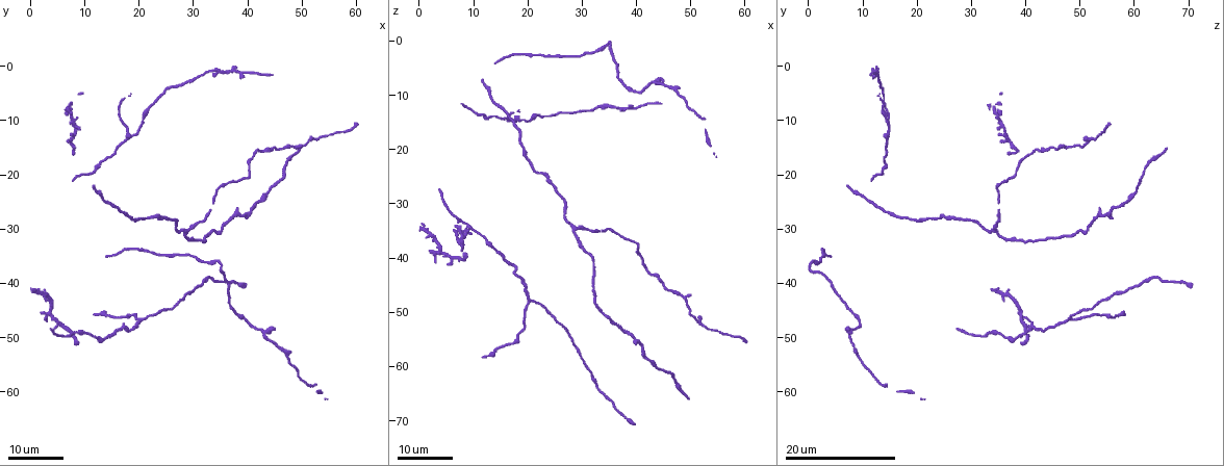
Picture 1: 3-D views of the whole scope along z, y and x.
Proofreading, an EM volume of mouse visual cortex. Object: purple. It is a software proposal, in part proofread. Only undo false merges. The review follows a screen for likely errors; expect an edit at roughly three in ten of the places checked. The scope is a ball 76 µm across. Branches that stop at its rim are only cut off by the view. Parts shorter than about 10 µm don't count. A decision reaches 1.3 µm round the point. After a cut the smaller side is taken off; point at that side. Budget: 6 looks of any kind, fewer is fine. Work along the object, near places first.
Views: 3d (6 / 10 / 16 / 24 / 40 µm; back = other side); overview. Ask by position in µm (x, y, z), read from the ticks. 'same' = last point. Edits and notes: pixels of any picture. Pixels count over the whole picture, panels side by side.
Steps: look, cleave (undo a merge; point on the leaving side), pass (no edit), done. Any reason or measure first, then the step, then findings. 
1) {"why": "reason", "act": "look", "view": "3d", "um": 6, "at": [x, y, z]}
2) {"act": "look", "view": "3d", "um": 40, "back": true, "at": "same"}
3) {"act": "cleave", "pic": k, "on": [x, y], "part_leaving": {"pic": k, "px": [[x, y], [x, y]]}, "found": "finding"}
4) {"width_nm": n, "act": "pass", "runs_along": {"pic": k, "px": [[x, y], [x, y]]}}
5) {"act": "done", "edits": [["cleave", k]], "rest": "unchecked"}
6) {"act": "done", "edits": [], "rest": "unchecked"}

{"act": "look", "view": "3d", "um": 16, "at": [20.5, 46.5, 48.0]}

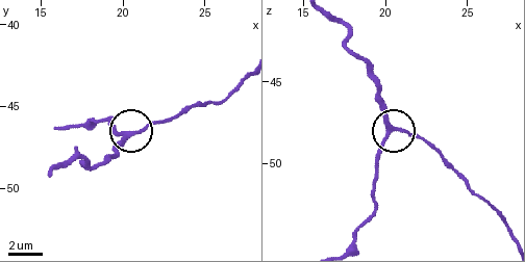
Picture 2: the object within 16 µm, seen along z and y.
{"why": "zoom in", "act": "look", "view": "3d", "um": 10, "at": [20.1, 46.9, 47.8]}

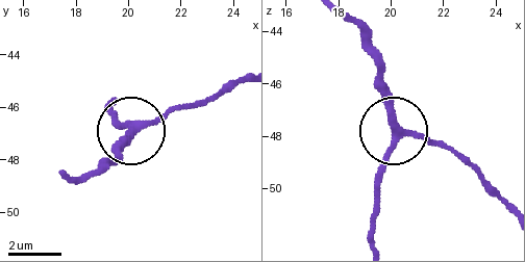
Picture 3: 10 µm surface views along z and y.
{"act": "pass", "found": "all the same neuron"}

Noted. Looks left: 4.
{"why": "thick turns thin", "act": "look", "view": "3d", "um": 24, "at": [29.5, 32.0, 36.5]}

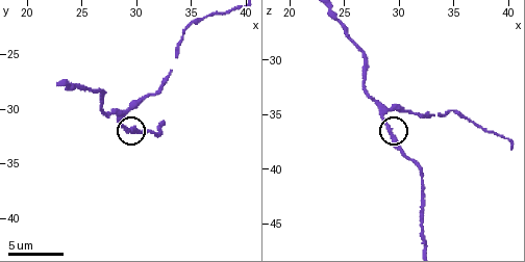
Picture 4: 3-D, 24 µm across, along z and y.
{"act": "look", "view": "3d", "um": 6, "at": [29.0, 32.0, 36.2]}

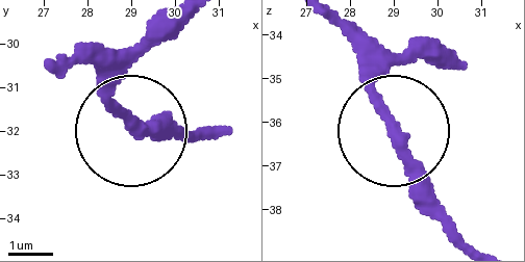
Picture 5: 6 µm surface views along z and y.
{"act": "pass", "runs_along": {"pic": 5, "px": [[334, 25], [398, 159], [443, 212]]}, "found": "one neuron here"}

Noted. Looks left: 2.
{"why": "branch point", "act": "look", "view": "3d", "um": 24, "at": [18.5, 12.5, 14.5]}

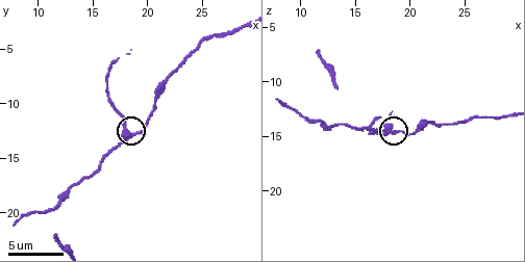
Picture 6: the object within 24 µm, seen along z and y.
{"act": "look", "view": "3d", "um": 6, "at": [18.4, 12.8, 14.4]}

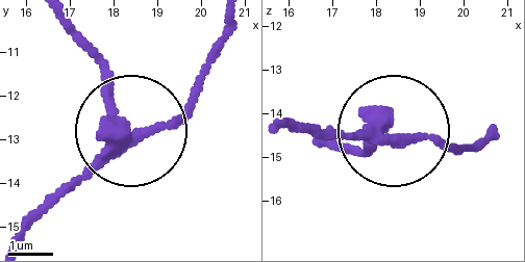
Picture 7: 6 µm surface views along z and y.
{"side_arm_um": 34, "act": "pass", "found": "all the same neuron"}

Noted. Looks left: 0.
{"act": "done", "edits": [], "rest": "unchecked"}

